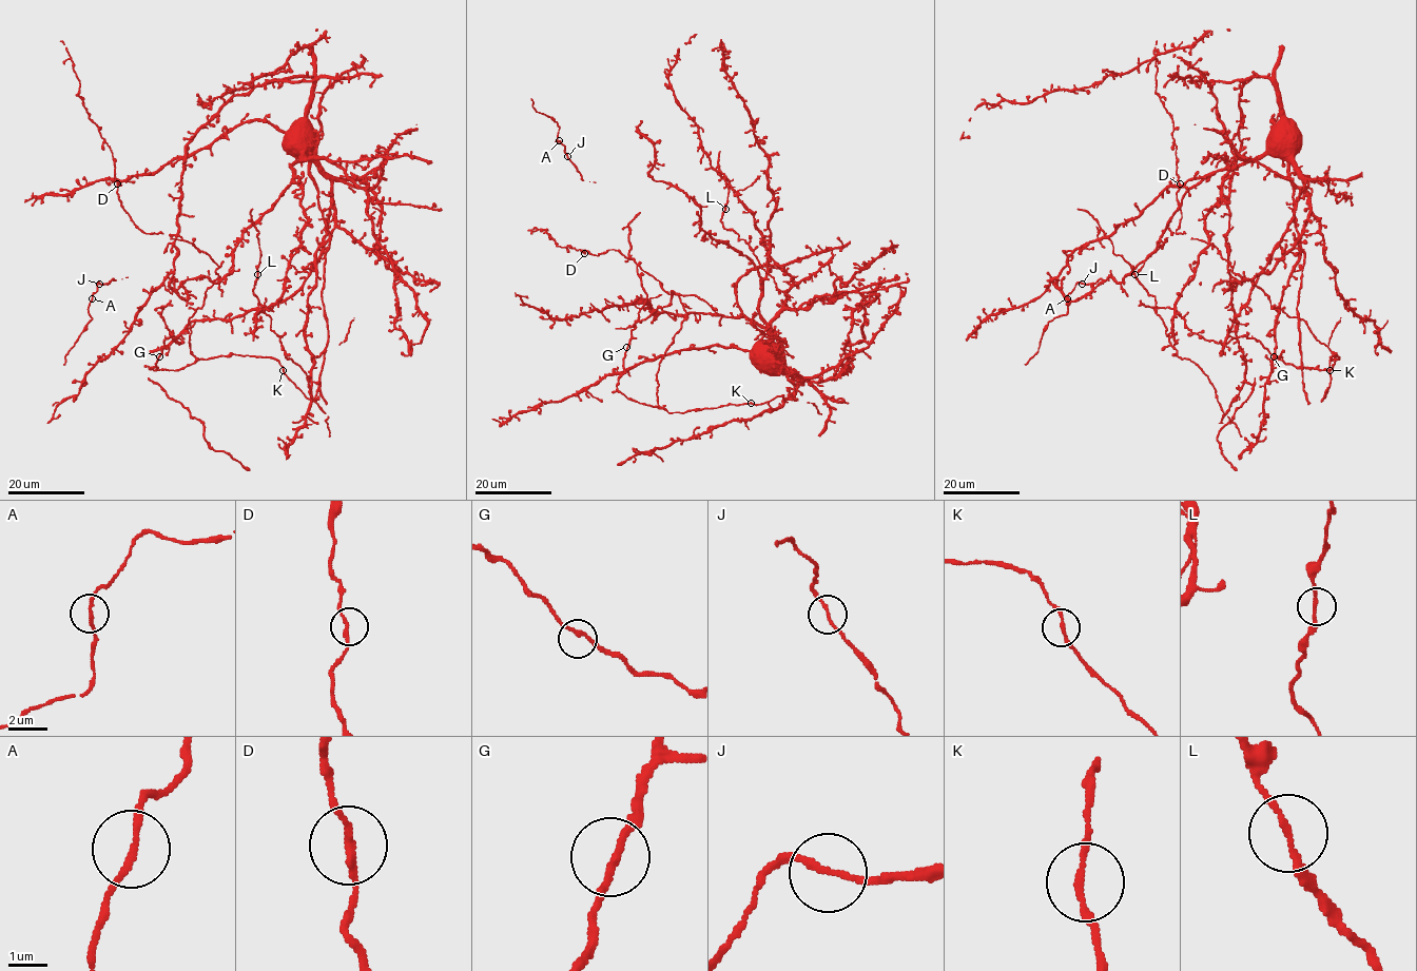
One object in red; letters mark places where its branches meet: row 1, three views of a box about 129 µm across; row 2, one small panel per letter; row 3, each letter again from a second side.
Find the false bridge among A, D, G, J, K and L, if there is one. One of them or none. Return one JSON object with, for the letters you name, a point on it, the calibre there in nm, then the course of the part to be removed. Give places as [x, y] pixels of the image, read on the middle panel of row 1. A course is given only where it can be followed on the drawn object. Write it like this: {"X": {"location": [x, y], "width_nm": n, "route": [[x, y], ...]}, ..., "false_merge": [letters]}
{"false_merge": []}

